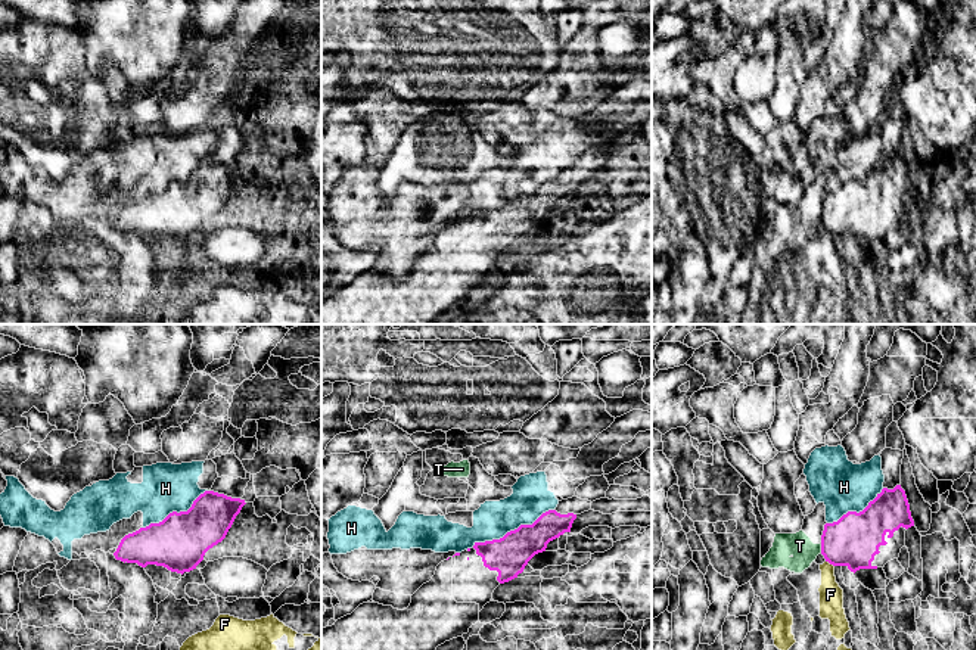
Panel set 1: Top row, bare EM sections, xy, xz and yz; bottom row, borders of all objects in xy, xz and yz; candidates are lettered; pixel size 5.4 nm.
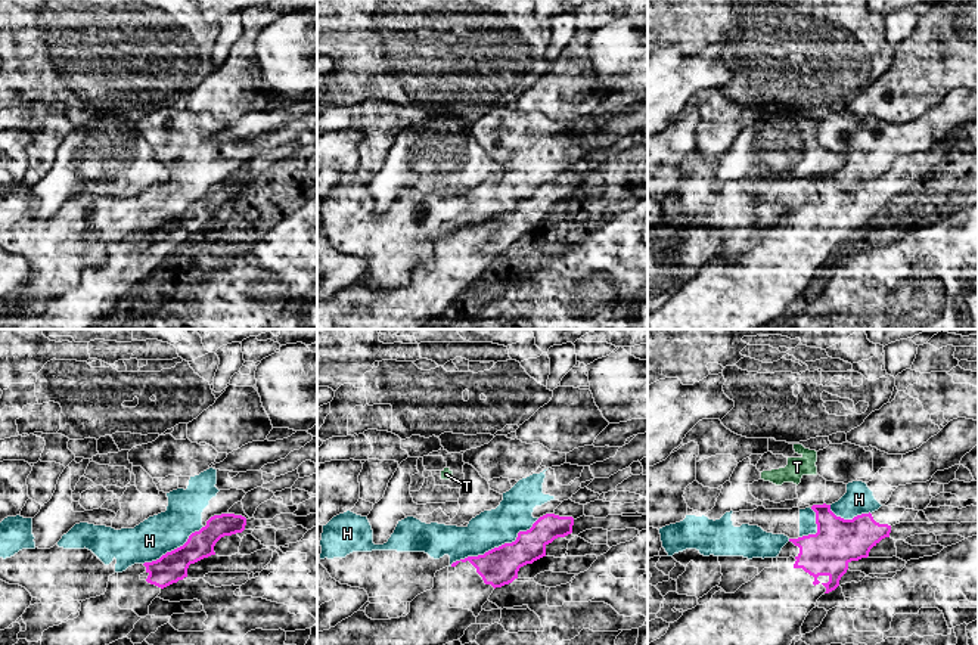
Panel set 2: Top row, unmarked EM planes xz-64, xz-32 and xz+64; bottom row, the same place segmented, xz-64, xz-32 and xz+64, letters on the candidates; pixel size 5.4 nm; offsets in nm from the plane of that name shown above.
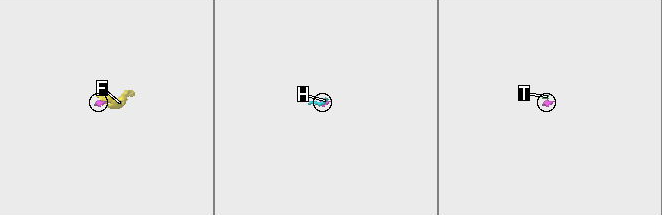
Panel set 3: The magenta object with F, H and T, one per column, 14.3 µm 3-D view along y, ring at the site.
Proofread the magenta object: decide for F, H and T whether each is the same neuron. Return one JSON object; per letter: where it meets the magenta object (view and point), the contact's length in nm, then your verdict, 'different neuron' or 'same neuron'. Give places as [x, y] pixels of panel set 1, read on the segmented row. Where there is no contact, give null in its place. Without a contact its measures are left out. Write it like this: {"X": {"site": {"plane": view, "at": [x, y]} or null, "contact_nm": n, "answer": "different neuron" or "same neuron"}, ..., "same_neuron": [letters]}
{"F": {"site": {"plane": "yz", "at": [830, 563]}, "contact_nm": 60, "answer": "different neuron"}, "H": {"site": {"plane": "xz", "at": [512, 531]}, "contact_nm": 500, "answer": "different neuron"}, "T": {"site": {"plane": "yz", "at": [821, 549]}, "contact_nm": 50, "answer": "different neuron"}, "same_neuron": []}

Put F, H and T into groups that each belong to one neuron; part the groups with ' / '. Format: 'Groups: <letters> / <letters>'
Groups: F T / H

